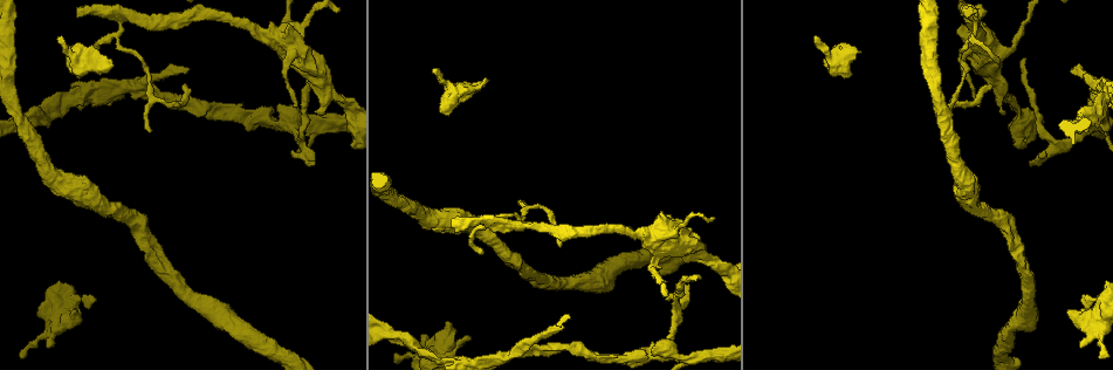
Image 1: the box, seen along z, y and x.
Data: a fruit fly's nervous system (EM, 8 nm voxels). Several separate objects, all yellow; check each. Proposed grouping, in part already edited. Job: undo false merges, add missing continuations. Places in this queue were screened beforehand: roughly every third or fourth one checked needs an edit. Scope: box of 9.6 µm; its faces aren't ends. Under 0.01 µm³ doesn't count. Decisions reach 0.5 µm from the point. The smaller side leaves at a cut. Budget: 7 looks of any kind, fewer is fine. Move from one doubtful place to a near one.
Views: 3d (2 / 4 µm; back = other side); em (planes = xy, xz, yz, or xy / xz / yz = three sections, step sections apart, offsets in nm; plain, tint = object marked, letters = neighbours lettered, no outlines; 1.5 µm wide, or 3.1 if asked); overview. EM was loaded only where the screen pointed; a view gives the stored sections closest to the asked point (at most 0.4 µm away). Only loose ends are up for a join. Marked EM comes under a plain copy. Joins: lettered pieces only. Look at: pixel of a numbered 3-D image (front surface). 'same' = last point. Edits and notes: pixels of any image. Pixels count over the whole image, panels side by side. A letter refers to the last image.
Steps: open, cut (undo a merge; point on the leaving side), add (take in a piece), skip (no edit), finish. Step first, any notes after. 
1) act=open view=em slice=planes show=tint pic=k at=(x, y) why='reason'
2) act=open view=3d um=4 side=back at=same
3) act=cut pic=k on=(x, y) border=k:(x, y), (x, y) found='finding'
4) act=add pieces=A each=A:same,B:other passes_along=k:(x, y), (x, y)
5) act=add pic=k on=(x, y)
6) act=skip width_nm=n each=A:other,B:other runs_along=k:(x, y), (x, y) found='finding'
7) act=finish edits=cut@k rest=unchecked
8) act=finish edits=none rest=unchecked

act=open view=3d um=4 side=back pic=1 at=(689, 285) why='free end'

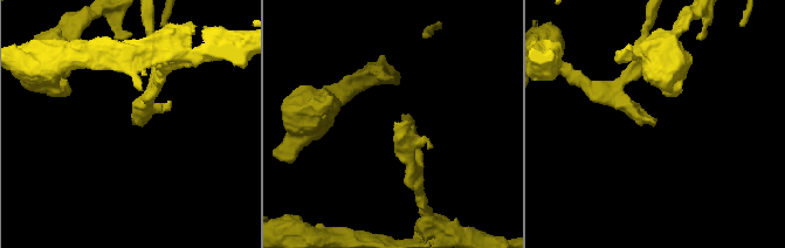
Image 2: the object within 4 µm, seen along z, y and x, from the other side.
act=open view=em slice=xz step=8 show=tint pic=2 at=(653, 121) why='now the EM'

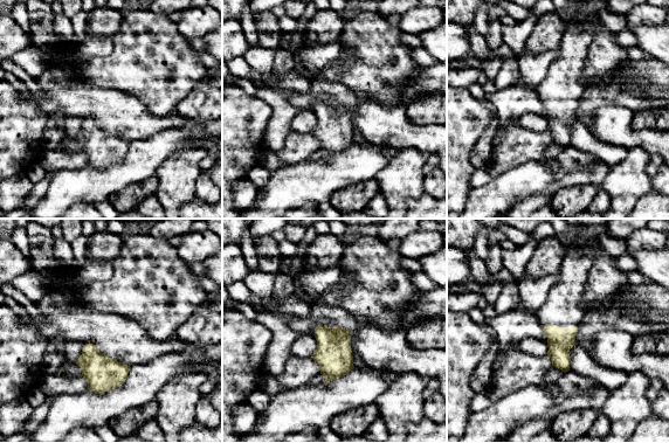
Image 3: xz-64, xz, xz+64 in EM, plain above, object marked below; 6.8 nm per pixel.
act=open view=em slice=planes show=letters at=same why='another direction'

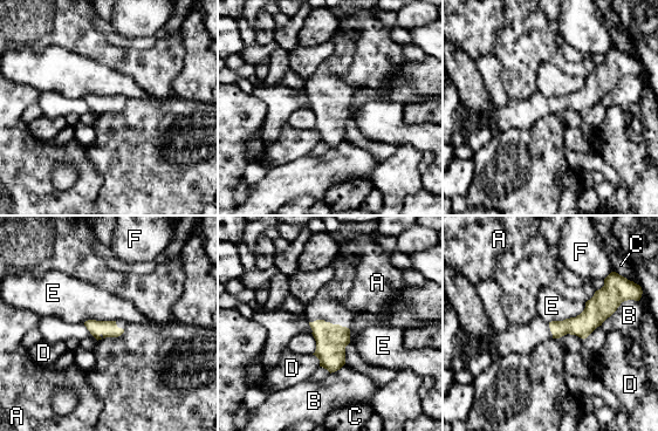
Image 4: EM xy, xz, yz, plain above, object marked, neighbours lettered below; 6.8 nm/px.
act=skip each=A:other,B:other,C:other,D:other,E:other,F:other border=4:(585, 303), (575, 316), (549, 322) found='no lettered piece goes on from it'

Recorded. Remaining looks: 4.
act=open view=3d um=2 pic=1 at=(1025, 58) why='free end'

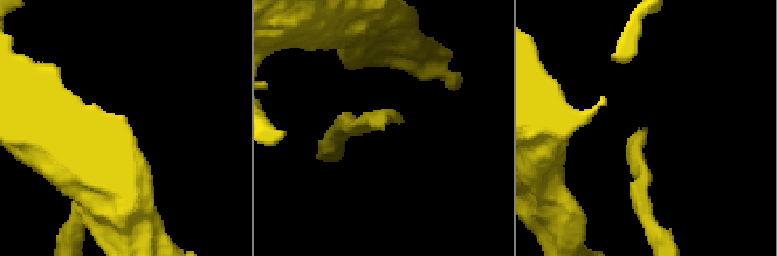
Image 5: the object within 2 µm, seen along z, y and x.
act=open view=em slice=planes show=letters pic=5 at=(644, 134) why='shape alone is not enough'

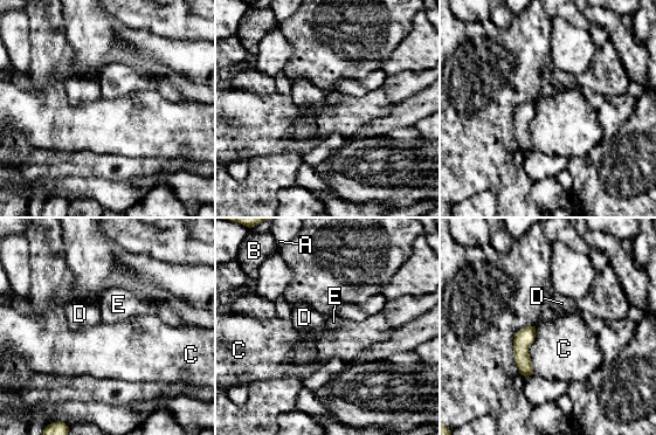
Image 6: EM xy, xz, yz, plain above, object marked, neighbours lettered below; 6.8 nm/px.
act=skip each=A:other,B:other,C:other,D:other,E:other border=6:(536, 326), (529, 349), (532, 373) found='none of them fits'

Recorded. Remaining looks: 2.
act=open view=em slice=planes show=letters pic=1 at=(665, 350) why='four arms meet'

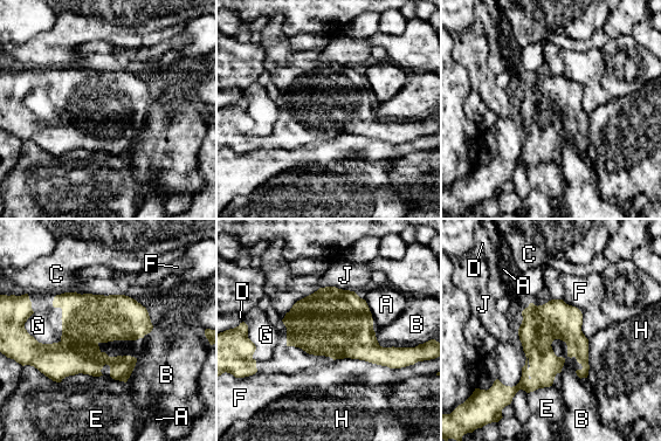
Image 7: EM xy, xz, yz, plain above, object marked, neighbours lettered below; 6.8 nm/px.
act=skip each=A:other,B:other,C:other,D:other,E:other,F:other,G:other,H:other,J:other border=7:(334, 359), (358, 358), (401, 367) found='one cell here'

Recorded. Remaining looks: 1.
act=finish edits=none rest=unchecked

